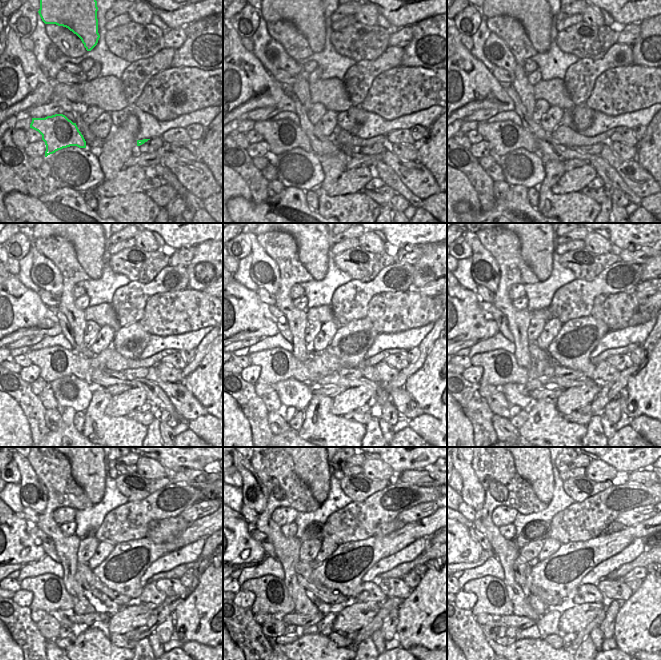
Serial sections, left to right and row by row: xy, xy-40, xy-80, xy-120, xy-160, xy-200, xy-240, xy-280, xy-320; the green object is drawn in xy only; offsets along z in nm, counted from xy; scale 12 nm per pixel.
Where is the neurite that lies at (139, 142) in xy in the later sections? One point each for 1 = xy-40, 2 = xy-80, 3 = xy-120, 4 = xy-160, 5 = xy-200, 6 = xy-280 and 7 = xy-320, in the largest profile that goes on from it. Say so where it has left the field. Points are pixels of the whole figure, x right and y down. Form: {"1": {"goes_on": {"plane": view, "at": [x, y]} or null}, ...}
{"1": {"goes_on": {"plane": "xy-40", "at": [342, 138]}}, "2": {"goes_on": {"plane": "xy-80", "at": [563, 135]}}, "3": {"goes_on": {"plane": "xy-120", "at": [55, 362]}}, "4": {"goes_on": {"plane": "xy-160", "at": [276, 364]}}, "5": {"goes_on": {"plane": "xy-200", "at": [500, 367]}}, "6": {"goes_on": {"plane": "xy-280", "at": [272, 597]}}, "7": {"goes_on": {"plane": "xy-320", "at": [492, 597]}}}

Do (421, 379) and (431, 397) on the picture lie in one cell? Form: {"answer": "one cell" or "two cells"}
{"answer": "one cell"}

